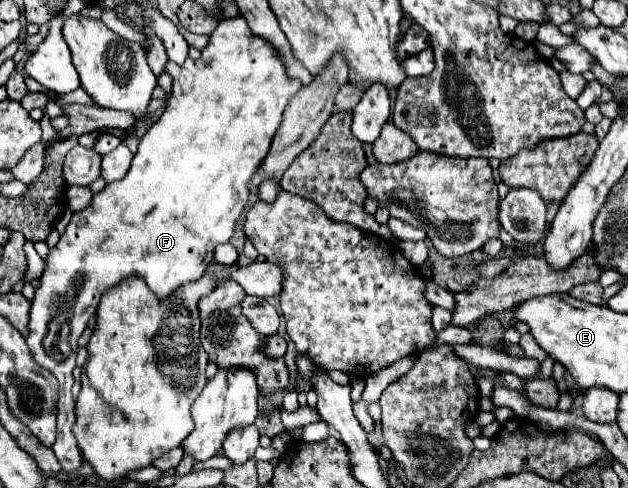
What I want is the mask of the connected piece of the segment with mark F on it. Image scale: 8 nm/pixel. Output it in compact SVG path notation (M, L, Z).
M240 16L222 20L216 26L198 60L186 58L184 64L168 62L166 72L172 76L174 84L164 114L142 136L126 178L108 184L102 192L94 194L90 208L72 216L64 236L48 254L48 266L32 302L30 334L26 342L34 360L50 370L60 384L58 438L52 450L64 472L74 472L84 462L72 434L76 422L76 402L70 392L74 384L72 370L76 366L74 354L78 350L78 338L96 312L102 292L130 274L140 274L148 288L164 298L178 286L198 280L204 274L214 260L214 246L232 238L236 220L248 204L248 182L270 150L288 100L302 88L300 80L288 76L278 50L270 46L268 40L252 34L246 20Z

